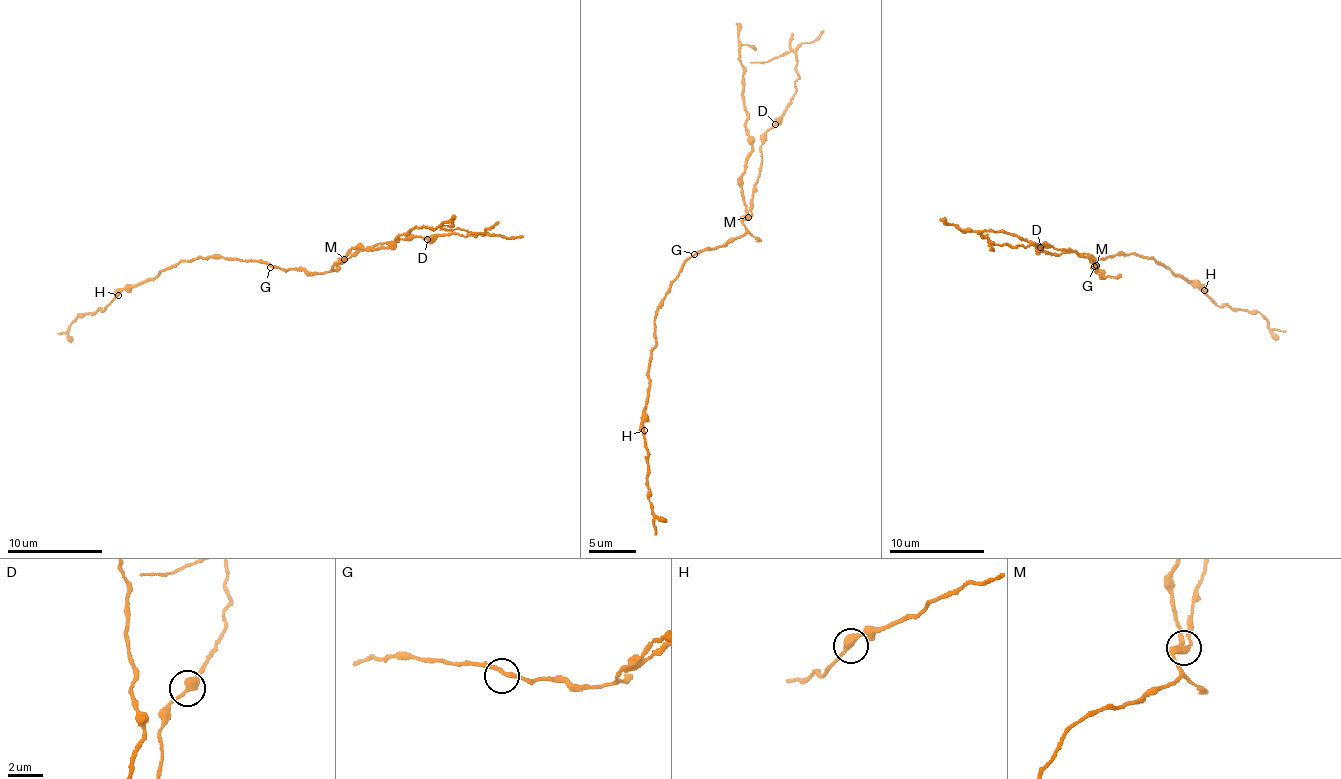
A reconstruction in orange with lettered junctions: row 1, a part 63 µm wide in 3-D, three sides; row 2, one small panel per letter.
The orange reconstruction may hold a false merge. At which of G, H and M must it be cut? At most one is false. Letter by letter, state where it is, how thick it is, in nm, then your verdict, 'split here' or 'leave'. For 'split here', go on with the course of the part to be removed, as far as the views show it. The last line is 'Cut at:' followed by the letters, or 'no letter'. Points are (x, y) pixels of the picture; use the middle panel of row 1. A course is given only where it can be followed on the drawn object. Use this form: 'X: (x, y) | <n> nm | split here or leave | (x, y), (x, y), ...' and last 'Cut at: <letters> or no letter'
G: (694, 254) | 200 nm | leave
H: (644, 430) | 400 nm | leave
M: (748, 217) | 320 nm | split here | (749, 217), (758, 177), (760, 148), (790, 101), (798, 77), (797, 56), (791, 51), (768, 61), (750, 62)
Cut at: M

